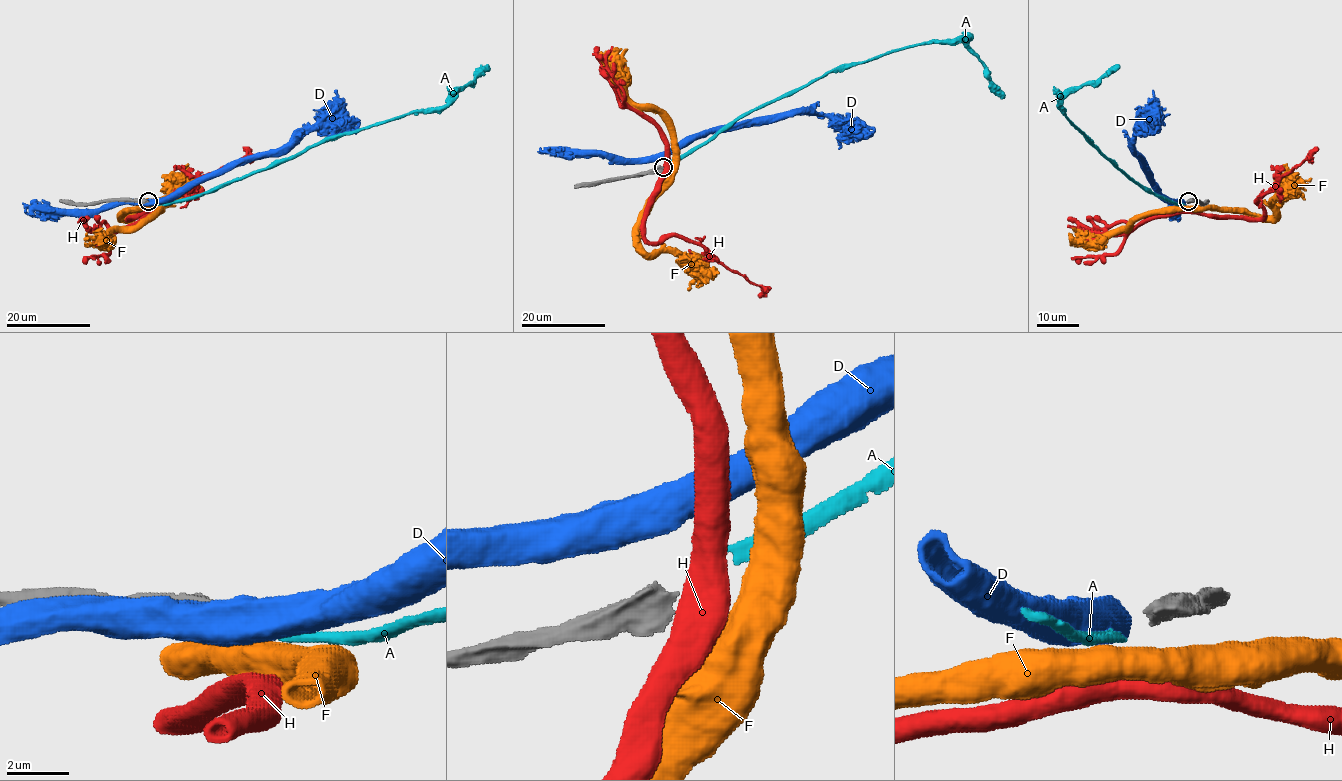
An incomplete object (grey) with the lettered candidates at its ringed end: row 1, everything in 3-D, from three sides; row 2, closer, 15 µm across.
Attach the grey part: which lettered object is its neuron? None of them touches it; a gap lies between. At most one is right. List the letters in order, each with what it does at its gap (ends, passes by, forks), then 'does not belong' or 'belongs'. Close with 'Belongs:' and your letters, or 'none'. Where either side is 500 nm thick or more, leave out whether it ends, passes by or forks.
A: it ends | belongs
D: does not belong
F: does not belong
H: does not belong
Belongs: A

